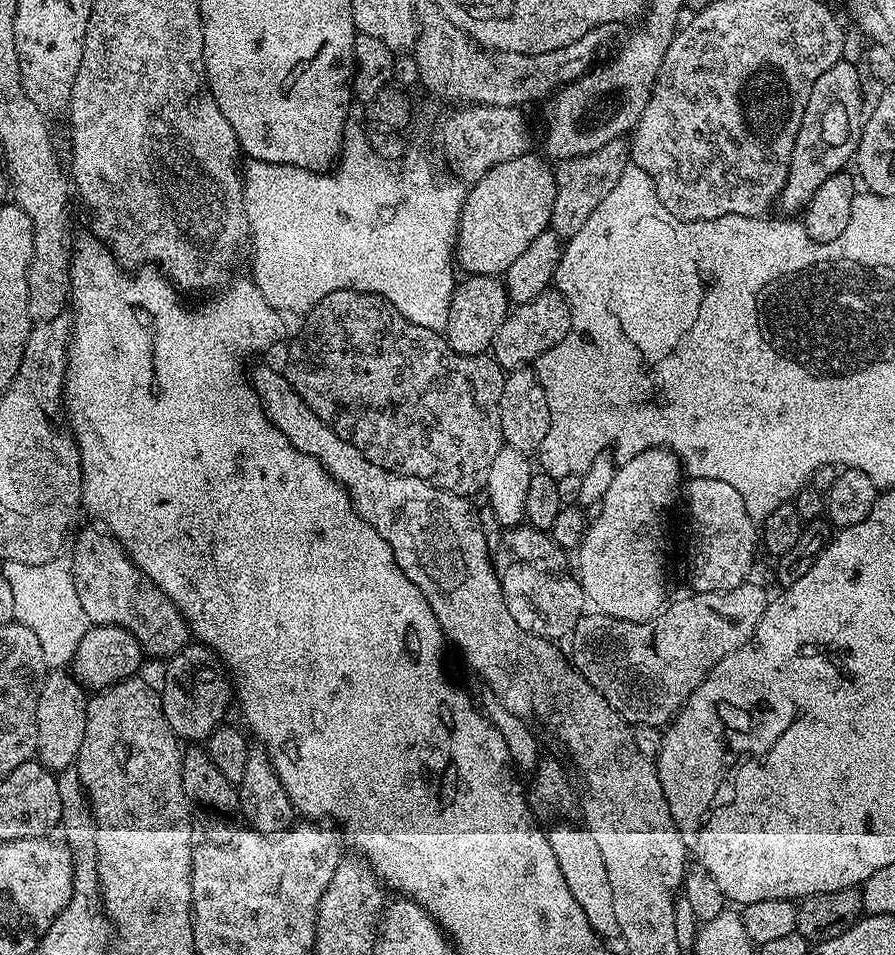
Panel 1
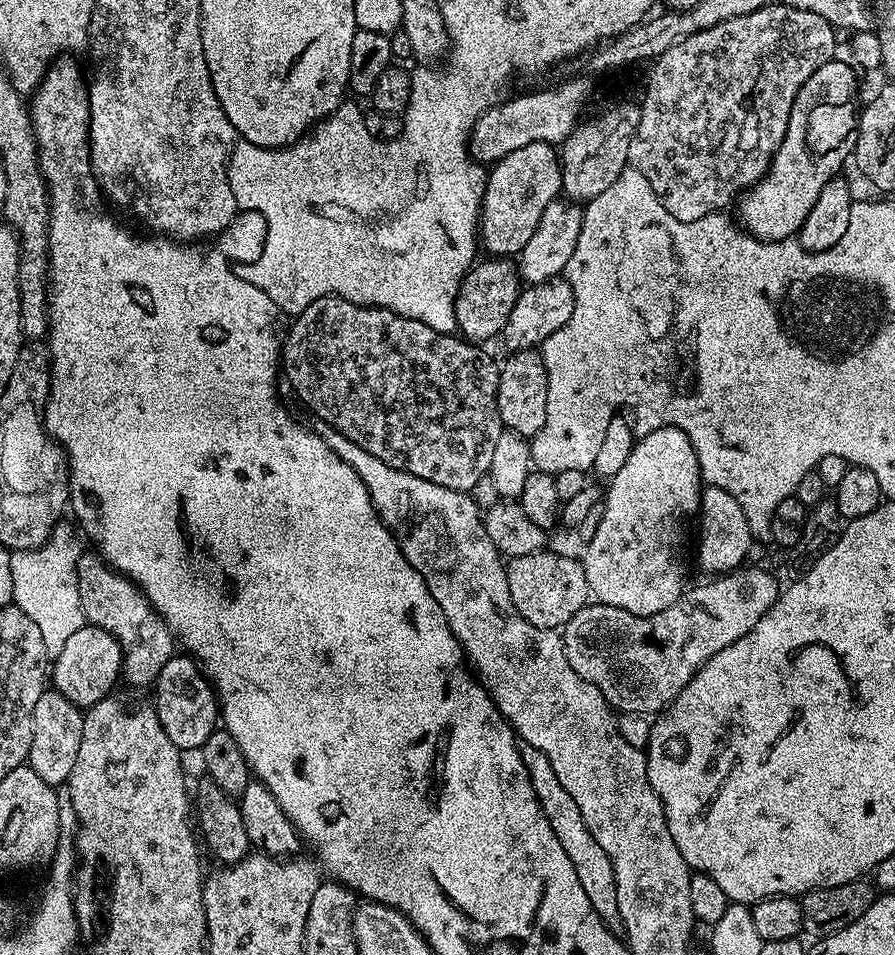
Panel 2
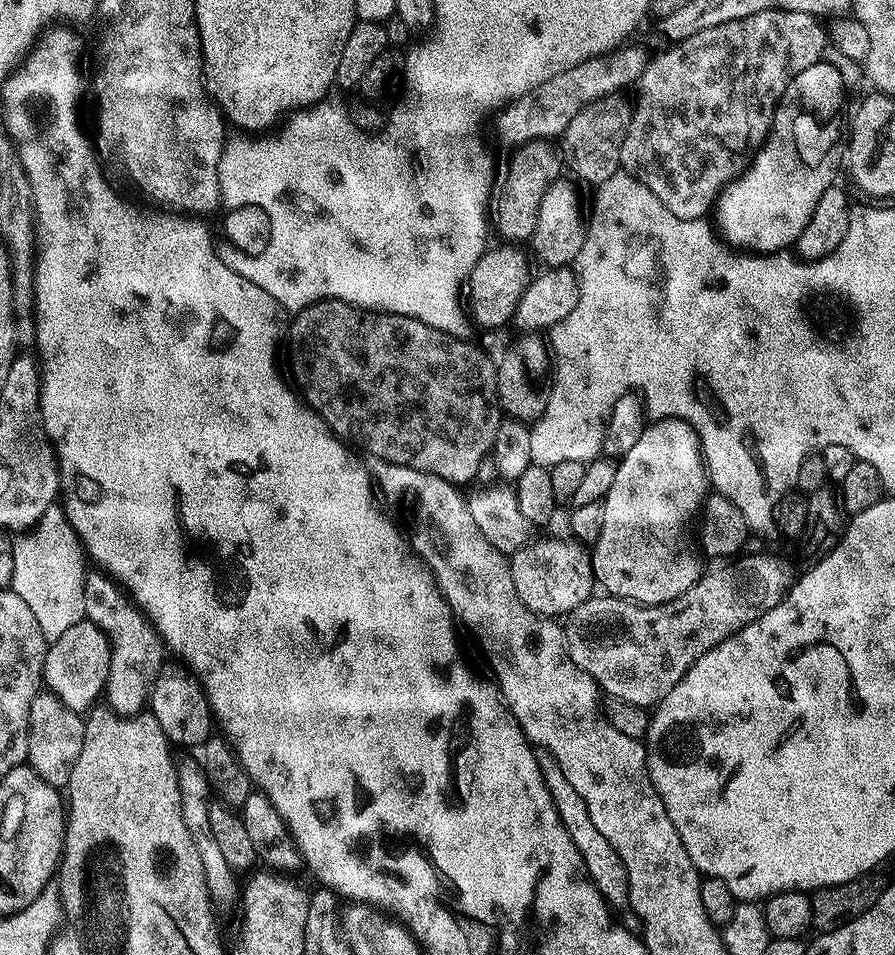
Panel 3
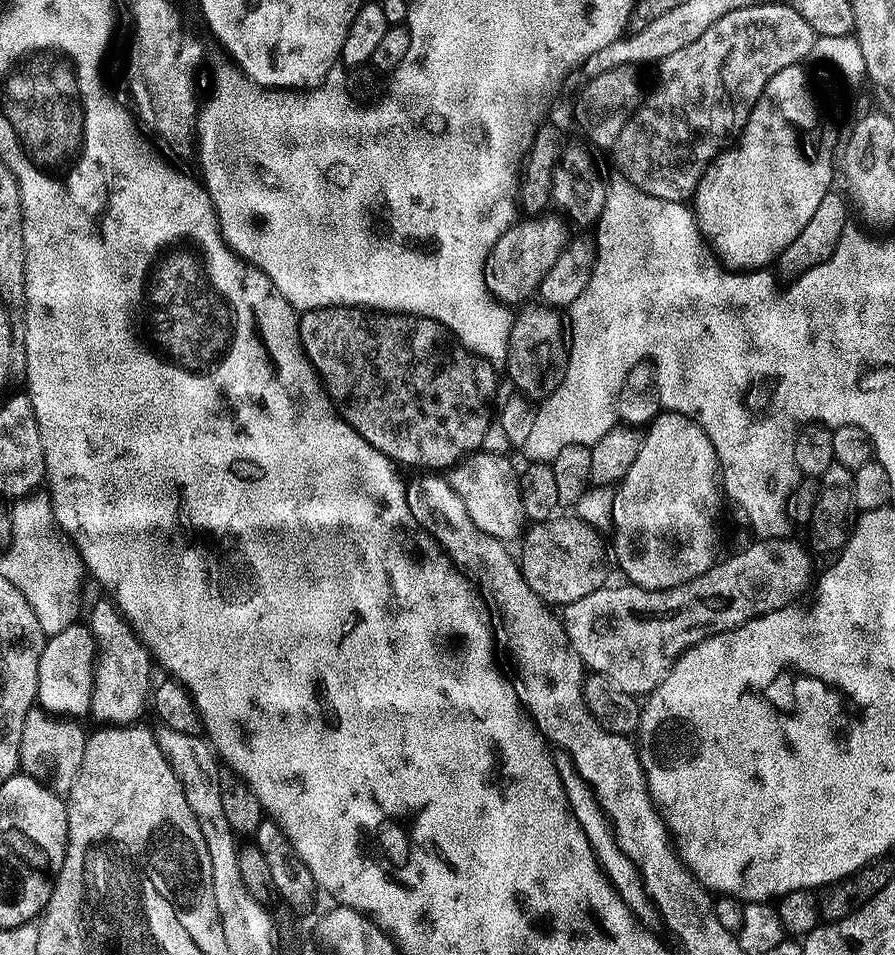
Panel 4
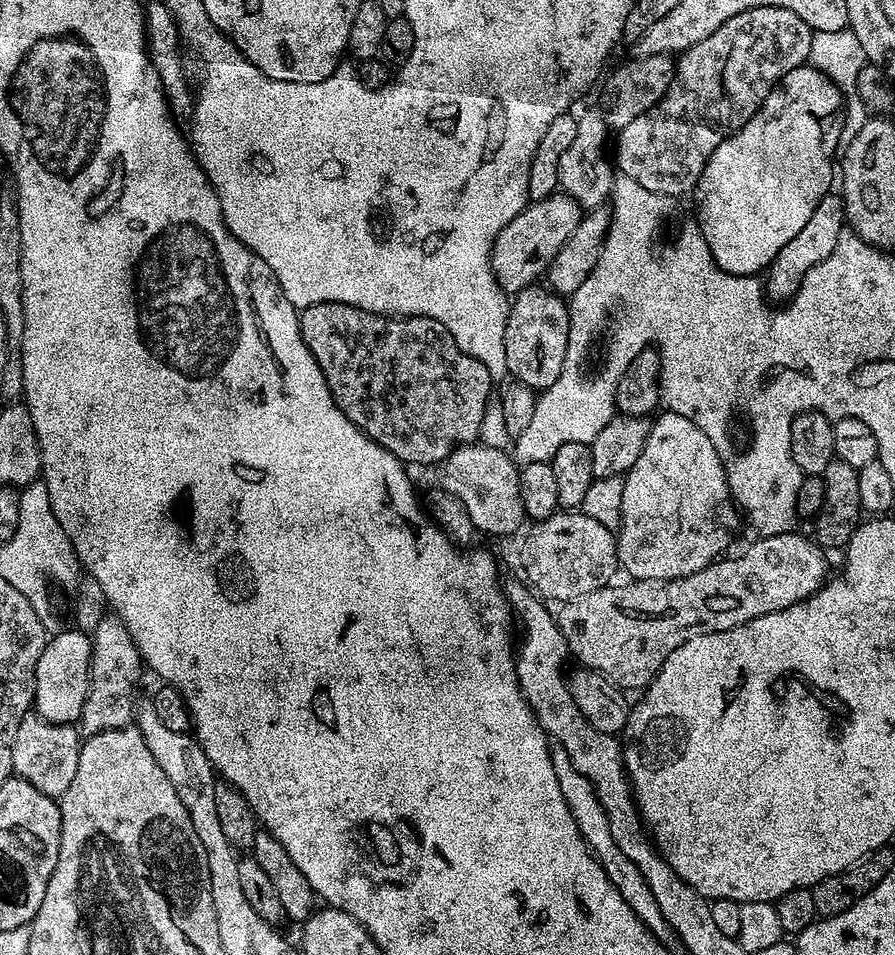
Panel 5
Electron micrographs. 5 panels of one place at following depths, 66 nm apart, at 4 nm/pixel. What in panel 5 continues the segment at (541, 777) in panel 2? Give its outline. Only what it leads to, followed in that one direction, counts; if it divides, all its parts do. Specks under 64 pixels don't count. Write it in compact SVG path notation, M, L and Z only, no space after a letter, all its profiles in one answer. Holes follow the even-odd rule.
M568 758L562 760L558 764L560 785L566 802L572 807L572 813L578 822L581 834L584 835L592 851L595 852L596 859L603 865L608 877L614 882L614 886L622 894L622 898L626 898L628 905L639 914L641 920L645 922L651 921L651 916L655 917L658 909L647 878L640 872L639 866L632 862L616 845L615 839L611 834L608 815L604 812L600 801L598 801L595 791L586 783L585 777L576 771L572 761Z

